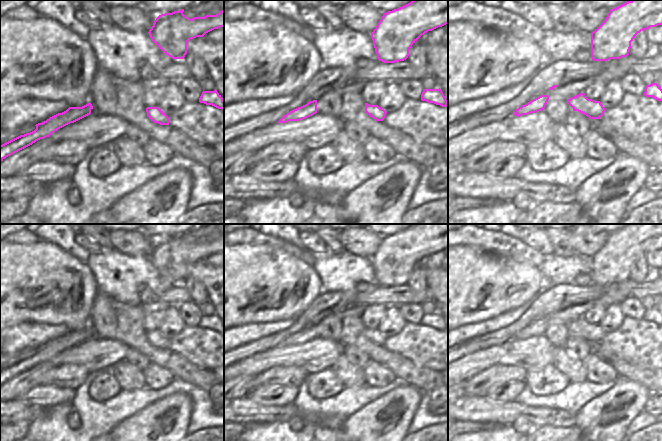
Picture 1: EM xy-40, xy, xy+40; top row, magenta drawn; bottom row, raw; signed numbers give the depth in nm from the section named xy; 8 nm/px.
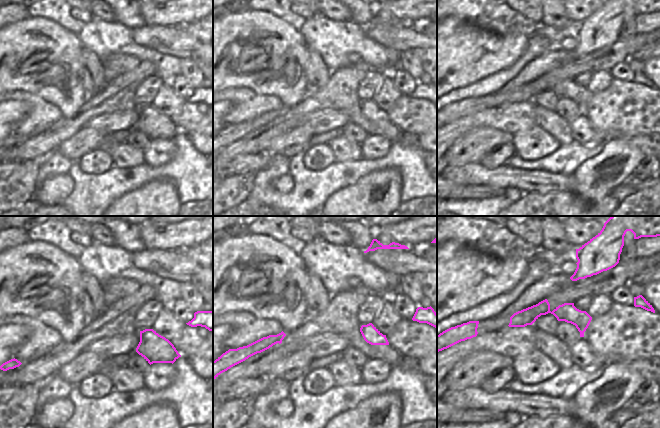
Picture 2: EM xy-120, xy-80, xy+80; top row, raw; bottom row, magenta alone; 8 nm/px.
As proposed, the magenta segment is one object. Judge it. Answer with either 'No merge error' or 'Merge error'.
Merge error

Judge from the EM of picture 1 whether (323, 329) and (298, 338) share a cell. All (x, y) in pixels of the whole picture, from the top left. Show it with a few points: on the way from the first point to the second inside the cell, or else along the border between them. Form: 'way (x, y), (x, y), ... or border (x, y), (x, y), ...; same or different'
border (316, 333), (317, 335); different

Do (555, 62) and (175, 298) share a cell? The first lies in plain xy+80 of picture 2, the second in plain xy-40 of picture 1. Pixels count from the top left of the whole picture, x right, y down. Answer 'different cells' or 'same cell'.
same cell

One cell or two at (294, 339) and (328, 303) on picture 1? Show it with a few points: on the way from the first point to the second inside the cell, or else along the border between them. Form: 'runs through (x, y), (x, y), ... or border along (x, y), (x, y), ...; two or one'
runs through (296, 329), (318, 309); one

